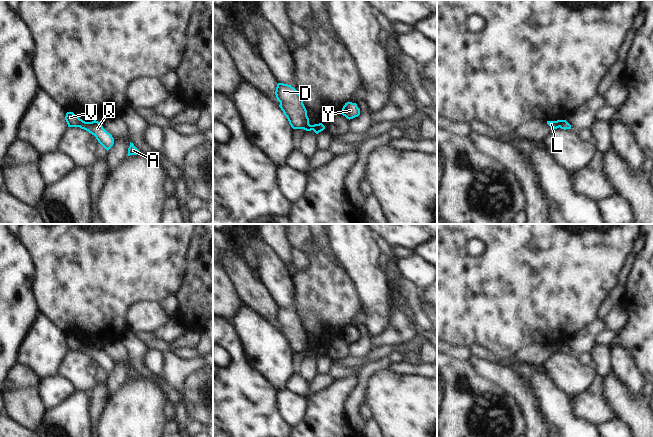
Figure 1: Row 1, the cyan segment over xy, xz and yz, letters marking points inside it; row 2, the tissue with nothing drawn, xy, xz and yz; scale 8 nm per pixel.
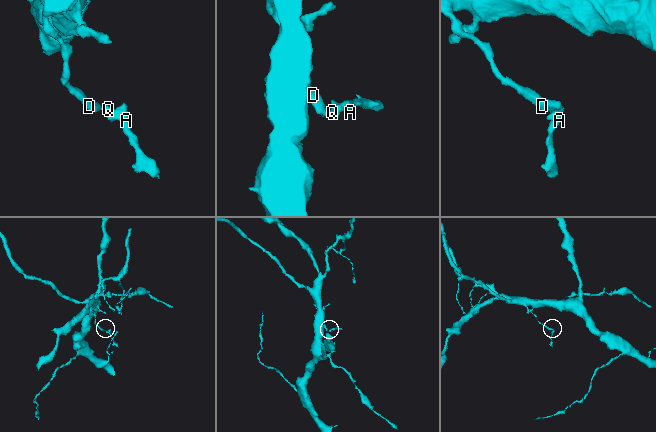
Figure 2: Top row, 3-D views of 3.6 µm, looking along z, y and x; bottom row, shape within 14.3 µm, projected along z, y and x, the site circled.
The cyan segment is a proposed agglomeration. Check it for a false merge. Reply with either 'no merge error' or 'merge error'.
merge error

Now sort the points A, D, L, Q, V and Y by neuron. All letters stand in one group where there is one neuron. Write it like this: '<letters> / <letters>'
A Q Y / D L V

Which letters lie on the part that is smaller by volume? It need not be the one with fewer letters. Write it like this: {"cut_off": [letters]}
{"cut_off": ["A", "Q", "Y"]}

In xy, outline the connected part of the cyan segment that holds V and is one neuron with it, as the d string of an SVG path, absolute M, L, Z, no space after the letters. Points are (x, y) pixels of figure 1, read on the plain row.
M67 336L65 340L65 344L68 348L68 351L79 351L79 349L83 346L77 339L73 336Z

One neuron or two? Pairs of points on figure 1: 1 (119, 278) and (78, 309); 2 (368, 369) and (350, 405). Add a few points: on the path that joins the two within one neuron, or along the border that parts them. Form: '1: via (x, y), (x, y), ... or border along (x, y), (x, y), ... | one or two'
1: via (109, 285), (88, 303) | one
2: via (362, 378), (357, 396) | one

